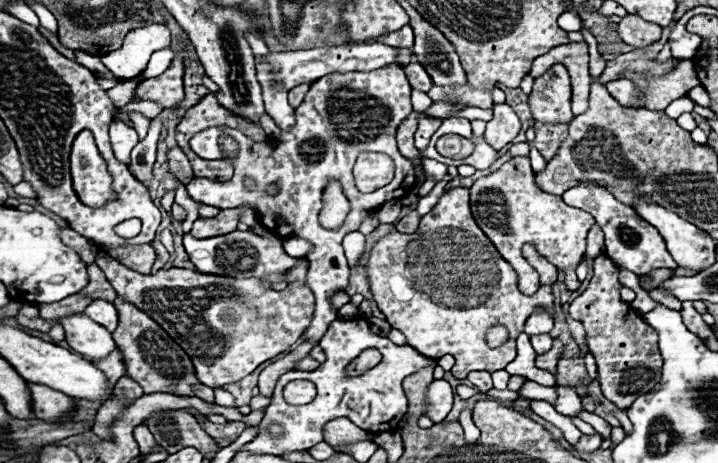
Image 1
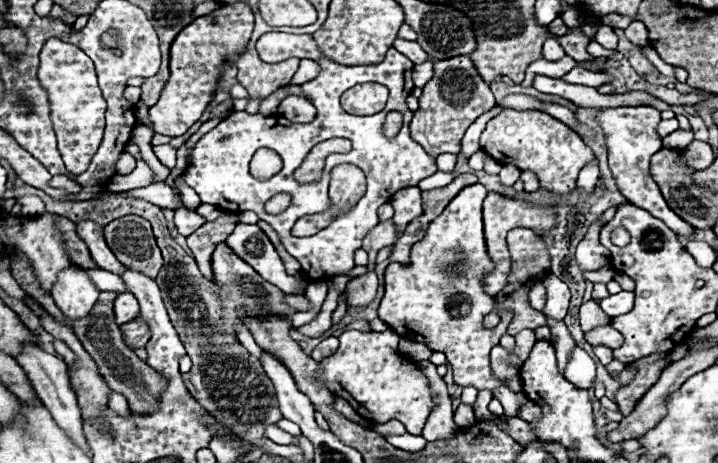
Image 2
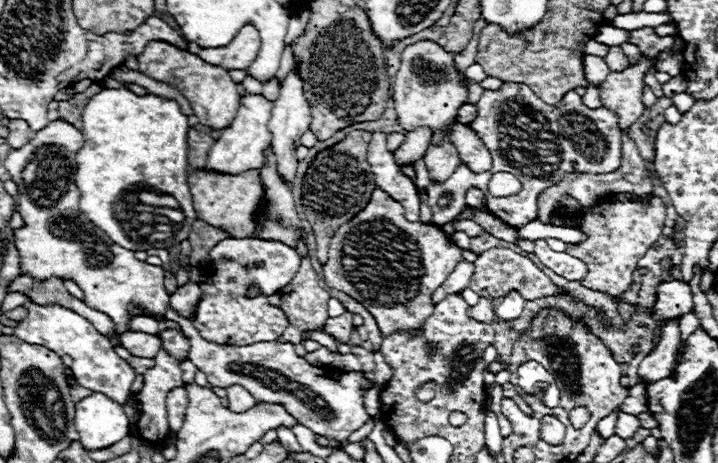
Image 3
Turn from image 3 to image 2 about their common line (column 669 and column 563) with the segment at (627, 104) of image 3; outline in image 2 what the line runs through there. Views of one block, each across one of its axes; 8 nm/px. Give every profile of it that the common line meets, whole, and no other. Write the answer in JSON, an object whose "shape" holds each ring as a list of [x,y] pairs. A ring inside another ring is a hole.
{"shape":[[[548,38],[548,40],[544,42],[544,48],[542,48],[542,56],[544,56],[546,60],[552,60],[552,62],[556,62],[556,60],[564,58],[566,54],[564,54],[562,46],[560,46],[560,44],[558,44],[554,38]]]}

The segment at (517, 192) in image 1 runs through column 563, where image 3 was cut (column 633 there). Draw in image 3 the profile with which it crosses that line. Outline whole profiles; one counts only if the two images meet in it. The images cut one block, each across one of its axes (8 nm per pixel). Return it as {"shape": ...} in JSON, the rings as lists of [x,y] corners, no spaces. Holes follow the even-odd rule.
{"shape":[[[654,194],[646,196],[646,202],[620,202],[610,196],[604,196],[588,210],[582,210],[582,206],[572,196],[562,196],[560,210],[562,214],[550,216],[548,222],[552,226],[566,226],[566,218],[570,218],[574,220],[572,228],[578,228],[582,234],[588,236],[586,242],[568,244],[566,248],[568,254],[584,260],[588,268],[588,274],[584,276],[584,280],[580,280],[580,284],[590,290],[606,292],[610,296],[618,296],[628,290],[628,286],[632,284],[632,272],[638,268],[640,256],[644,256],[660,238],[666,220],[666,206]]]}

